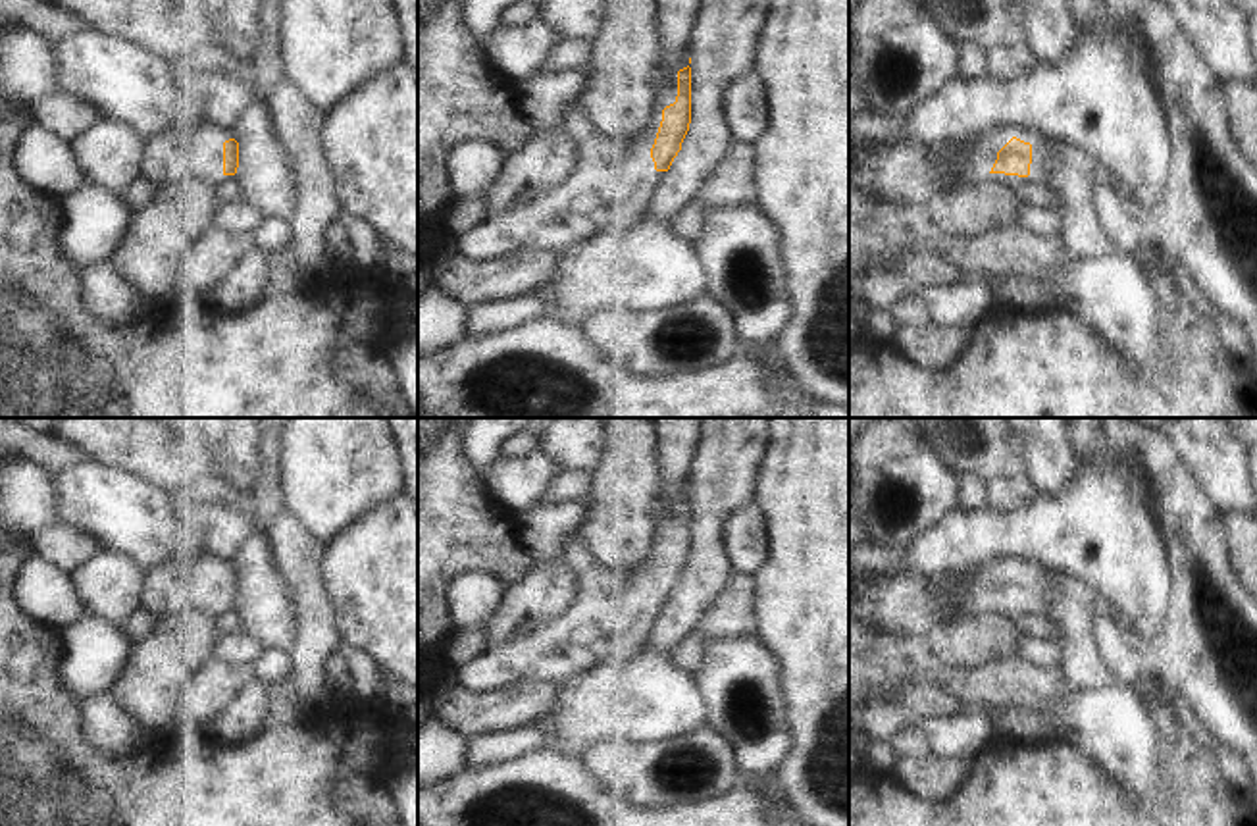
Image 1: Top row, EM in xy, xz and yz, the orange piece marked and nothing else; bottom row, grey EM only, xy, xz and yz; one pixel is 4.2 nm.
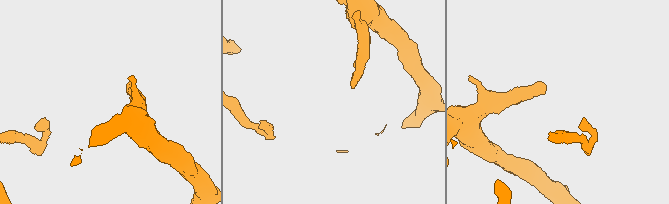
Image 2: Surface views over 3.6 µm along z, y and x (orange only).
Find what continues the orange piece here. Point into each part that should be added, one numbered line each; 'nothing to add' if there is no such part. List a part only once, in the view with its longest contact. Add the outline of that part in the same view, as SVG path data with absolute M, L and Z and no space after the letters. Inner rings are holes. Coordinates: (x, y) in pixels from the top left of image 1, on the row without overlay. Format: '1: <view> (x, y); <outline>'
1: xy (170, 588); M208 560L146 568L142 608L156 620L179 612L223 608L223 572Z

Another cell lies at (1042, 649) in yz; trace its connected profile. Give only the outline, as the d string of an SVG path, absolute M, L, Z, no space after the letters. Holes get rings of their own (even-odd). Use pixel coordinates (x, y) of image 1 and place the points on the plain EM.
M1047 632L1030 633L1020 645L1020 657L1043 670L1063 664L1061 645Z

